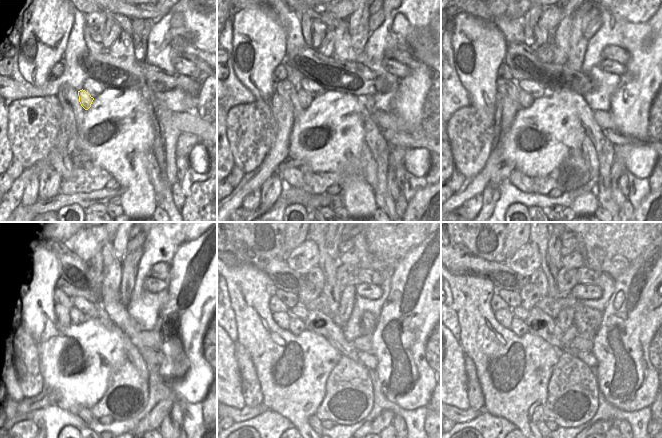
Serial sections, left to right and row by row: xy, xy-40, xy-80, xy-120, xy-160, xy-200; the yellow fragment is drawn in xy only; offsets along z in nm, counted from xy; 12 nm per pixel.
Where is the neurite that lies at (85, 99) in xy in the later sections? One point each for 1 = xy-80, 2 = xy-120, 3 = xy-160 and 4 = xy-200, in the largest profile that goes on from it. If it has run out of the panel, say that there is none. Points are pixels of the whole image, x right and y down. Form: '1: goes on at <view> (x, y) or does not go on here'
1: goes on at xy-80 (526, 99)
2: goes on at xy-120 (76, 317)
3: goes on at xy-160 (296, 326)
4: goes on at xy-200 (518, 326)

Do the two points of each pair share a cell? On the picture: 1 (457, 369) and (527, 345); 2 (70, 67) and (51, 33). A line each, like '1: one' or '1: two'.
1: two
2: two

